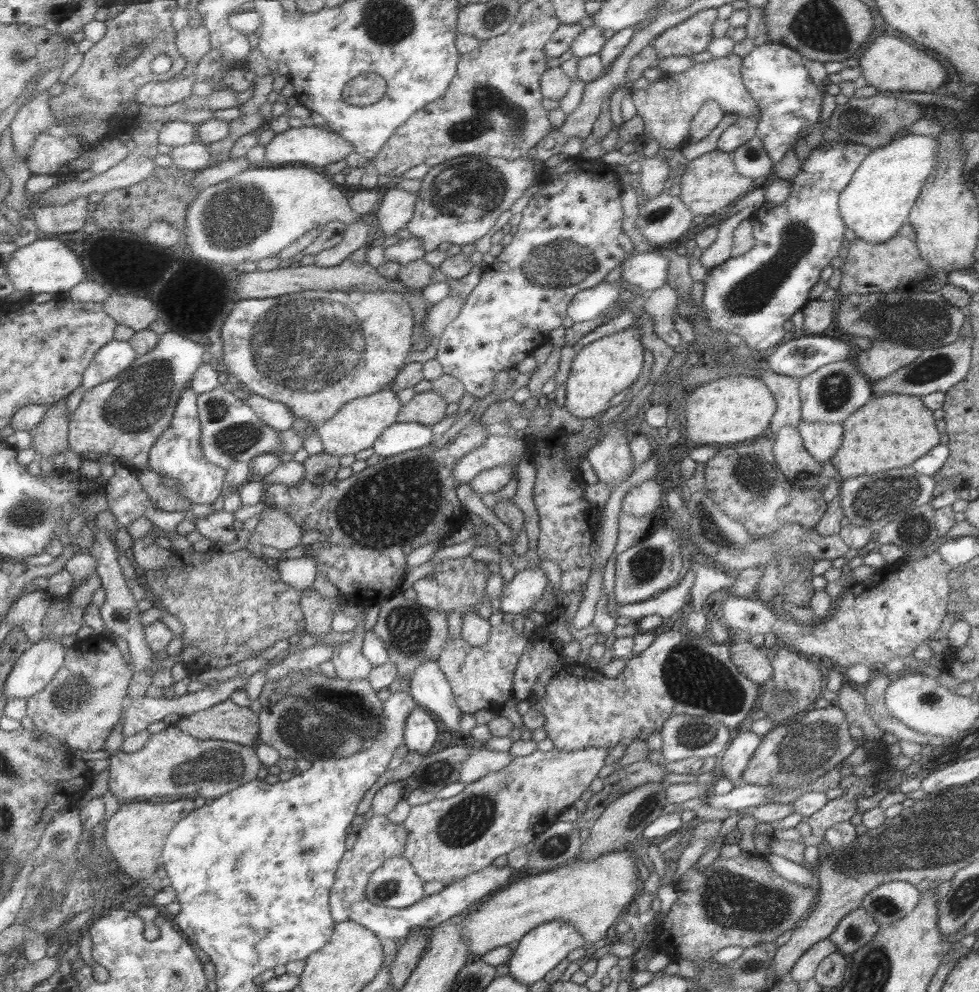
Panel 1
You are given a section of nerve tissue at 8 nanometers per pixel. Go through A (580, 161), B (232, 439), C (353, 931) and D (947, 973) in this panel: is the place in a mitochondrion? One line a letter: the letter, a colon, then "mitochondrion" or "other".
A: other
B: mitochondrion
C: other
D: other

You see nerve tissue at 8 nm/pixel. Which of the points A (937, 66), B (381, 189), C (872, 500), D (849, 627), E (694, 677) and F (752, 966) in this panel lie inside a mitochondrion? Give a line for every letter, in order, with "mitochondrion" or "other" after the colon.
A: other
B: other
C: mitochondrion
D: mitochondrion
E: mitochondrion
F: mitochondrion

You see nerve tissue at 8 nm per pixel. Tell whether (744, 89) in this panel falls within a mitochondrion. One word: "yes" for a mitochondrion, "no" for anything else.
no

